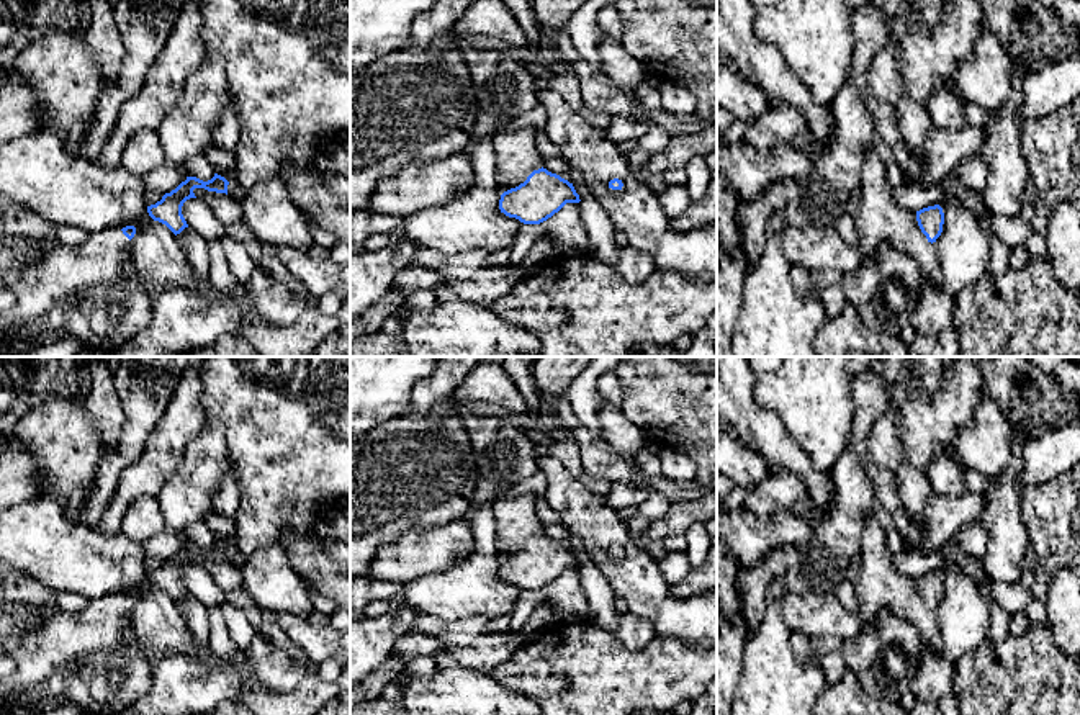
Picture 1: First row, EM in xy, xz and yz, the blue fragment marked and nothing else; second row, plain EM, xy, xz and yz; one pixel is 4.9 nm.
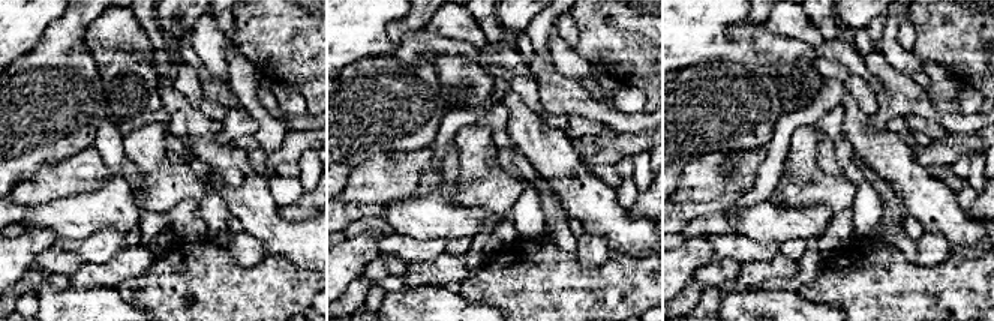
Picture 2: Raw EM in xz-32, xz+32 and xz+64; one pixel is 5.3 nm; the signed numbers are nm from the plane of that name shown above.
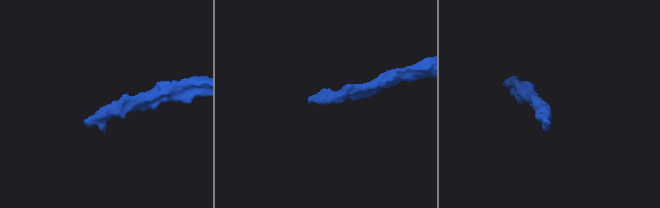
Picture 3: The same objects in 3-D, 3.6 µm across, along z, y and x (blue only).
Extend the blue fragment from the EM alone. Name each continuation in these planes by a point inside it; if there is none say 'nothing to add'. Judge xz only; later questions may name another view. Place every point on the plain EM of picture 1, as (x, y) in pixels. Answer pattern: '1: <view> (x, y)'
1: xz (516, 519)

